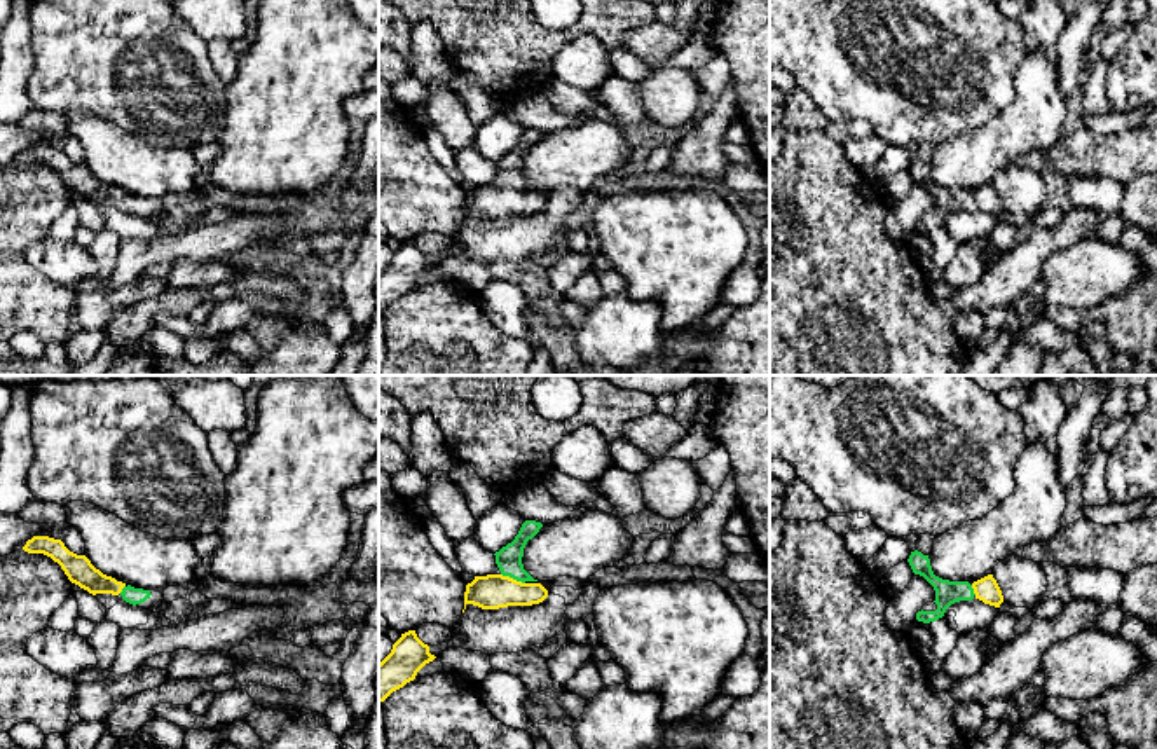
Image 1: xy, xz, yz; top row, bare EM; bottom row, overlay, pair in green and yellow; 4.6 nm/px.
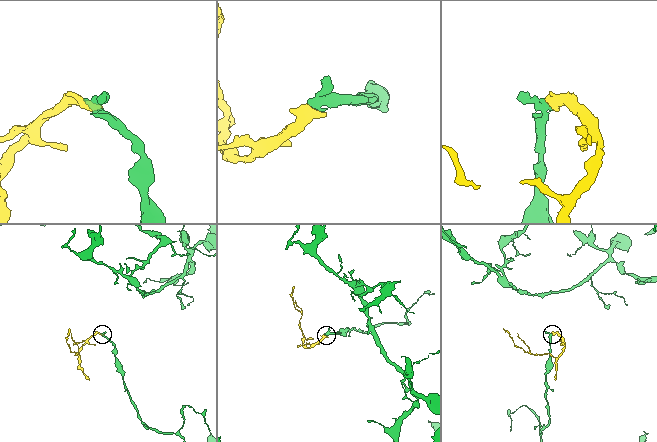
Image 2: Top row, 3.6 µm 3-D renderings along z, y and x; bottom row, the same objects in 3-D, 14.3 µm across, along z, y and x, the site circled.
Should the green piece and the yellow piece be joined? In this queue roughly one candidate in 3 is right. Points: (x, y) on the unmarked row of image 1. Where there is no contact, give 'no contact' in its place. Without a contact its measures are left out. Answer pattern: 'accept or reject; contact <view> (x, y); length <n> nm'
accept; contact xz (513, 187); length 120 nm

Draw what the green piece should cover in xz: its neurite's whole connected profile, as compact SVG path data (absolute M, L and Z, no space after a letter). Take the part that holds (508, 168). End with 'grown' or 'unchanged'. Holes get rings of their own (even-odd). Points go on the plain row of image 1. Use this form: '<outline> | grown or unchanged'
M525 129L515 148L494 162L501 182L475 185L475 189L466 194L464 218L468 213L482 218L532 215L548 206L548 199L534 189L522 173L527 150L532 148L541 136L541 131Z | grown

